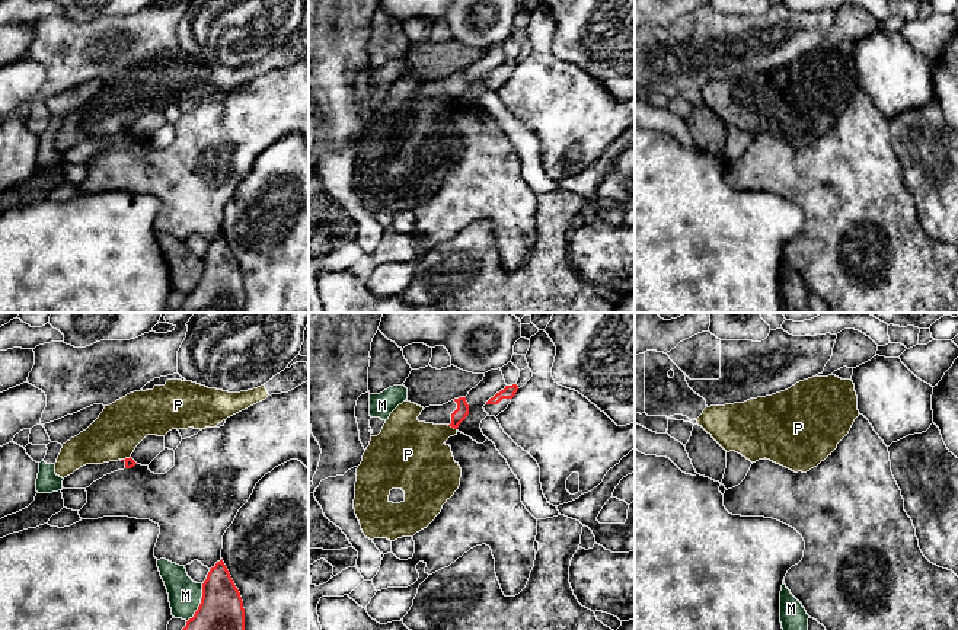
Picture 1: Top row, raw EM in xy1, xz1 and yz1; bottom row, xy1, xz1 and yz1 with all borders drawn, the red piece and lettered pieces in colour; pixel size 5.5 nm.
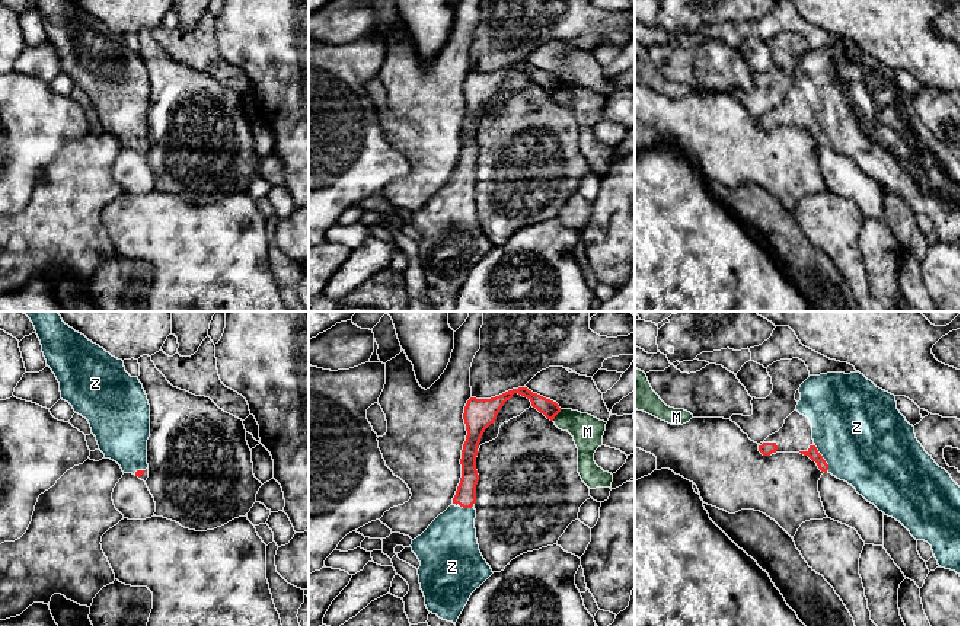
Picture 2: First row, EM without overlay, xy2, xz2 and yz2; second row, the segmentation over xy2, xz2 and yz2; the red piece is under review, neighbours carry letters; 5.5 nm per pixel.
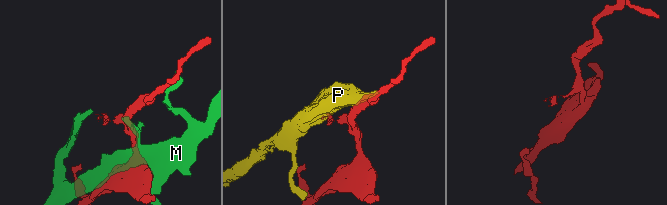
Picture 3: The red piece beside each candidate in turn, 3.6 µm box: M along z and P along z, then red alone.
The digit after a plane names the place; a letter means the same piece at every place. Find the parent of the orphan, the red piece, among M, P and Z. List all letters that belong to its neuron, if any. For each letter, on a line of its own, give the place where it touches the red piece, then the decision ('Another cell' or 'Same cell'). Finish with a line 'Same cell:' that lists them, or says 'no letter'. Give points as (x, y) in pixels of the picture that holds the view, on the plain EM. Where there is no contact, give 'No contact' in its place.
M: Touches red at xy1 (201, 277). Another cell
P: Touches red at xz1 (452, 101). Another cell
Z: Touches red at yz2 (821, 131). Same cell
Same cell: Z

